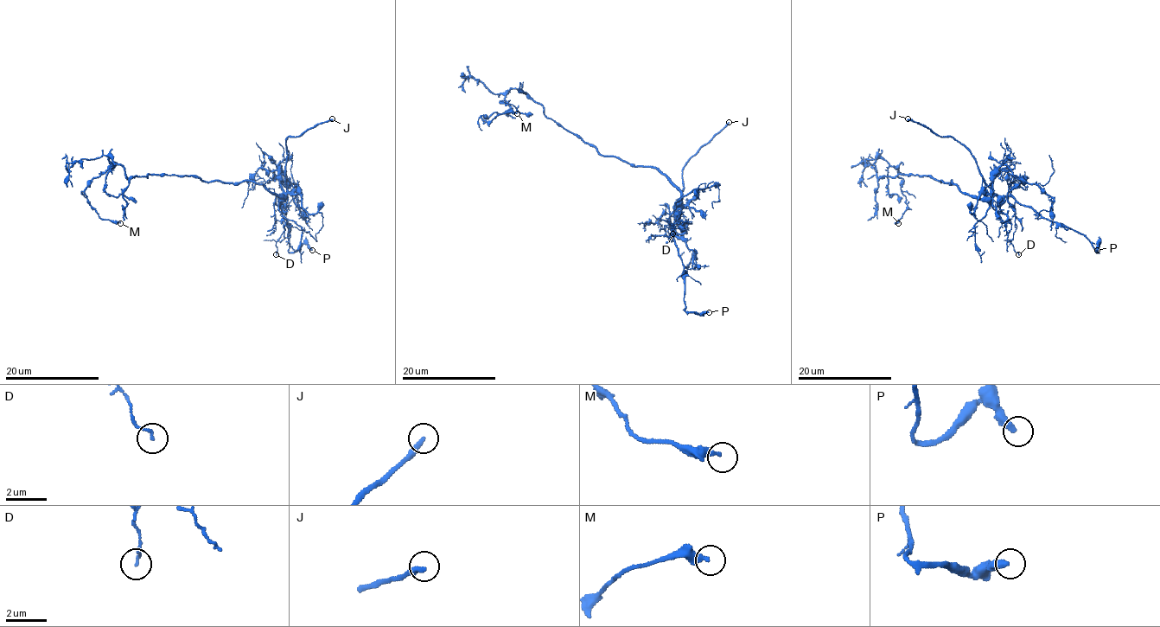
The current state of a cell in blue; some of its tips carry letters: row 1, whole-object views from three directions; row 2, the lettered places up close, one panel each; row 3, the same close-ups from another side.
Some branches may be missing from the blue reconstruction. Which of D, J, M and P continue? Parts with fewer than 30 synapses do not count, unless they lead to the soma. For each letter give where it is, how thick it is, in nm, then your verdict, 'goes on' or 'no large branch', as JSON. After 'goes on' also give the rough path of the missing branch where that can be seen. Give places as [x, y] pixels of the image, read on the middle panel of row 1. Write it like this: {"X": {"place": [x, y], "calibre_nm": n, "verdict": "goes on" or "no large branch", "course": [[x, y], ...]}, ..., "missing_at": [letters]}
{"D": {"place": [672, 233], "calibre_nm": 120, "verdict": "no large branch"}, "J": {"place": [729, 122], "calibre_nm": 240, "verdict": "goes on"}, "M": {"place": [517, 113], "calibre_nm": 300, "verdict": "no large branch"}, "P": {"place": [709, 312], "calibre_nm": 360, "verdict": "no large branch"}, "missing_at": ["J"]}

